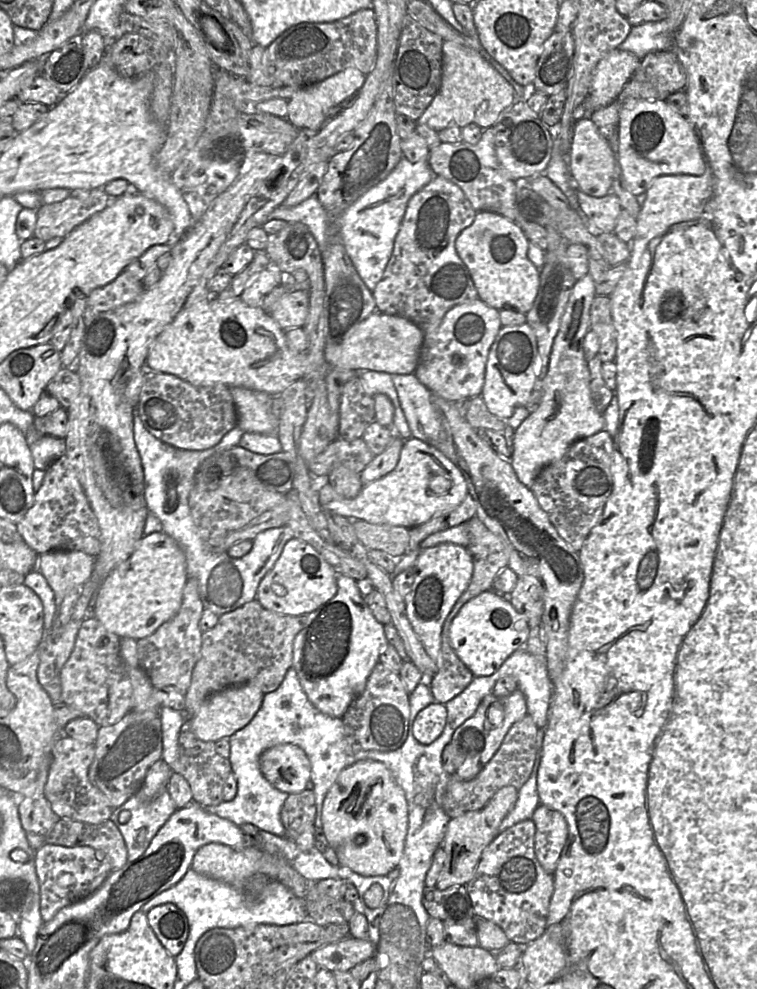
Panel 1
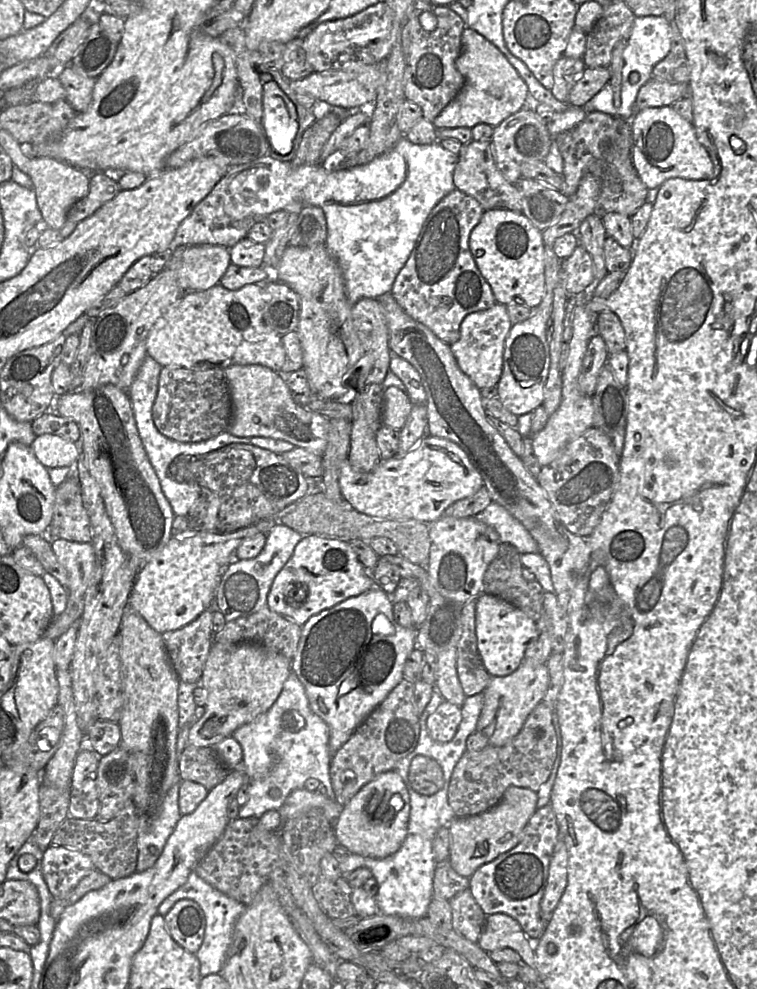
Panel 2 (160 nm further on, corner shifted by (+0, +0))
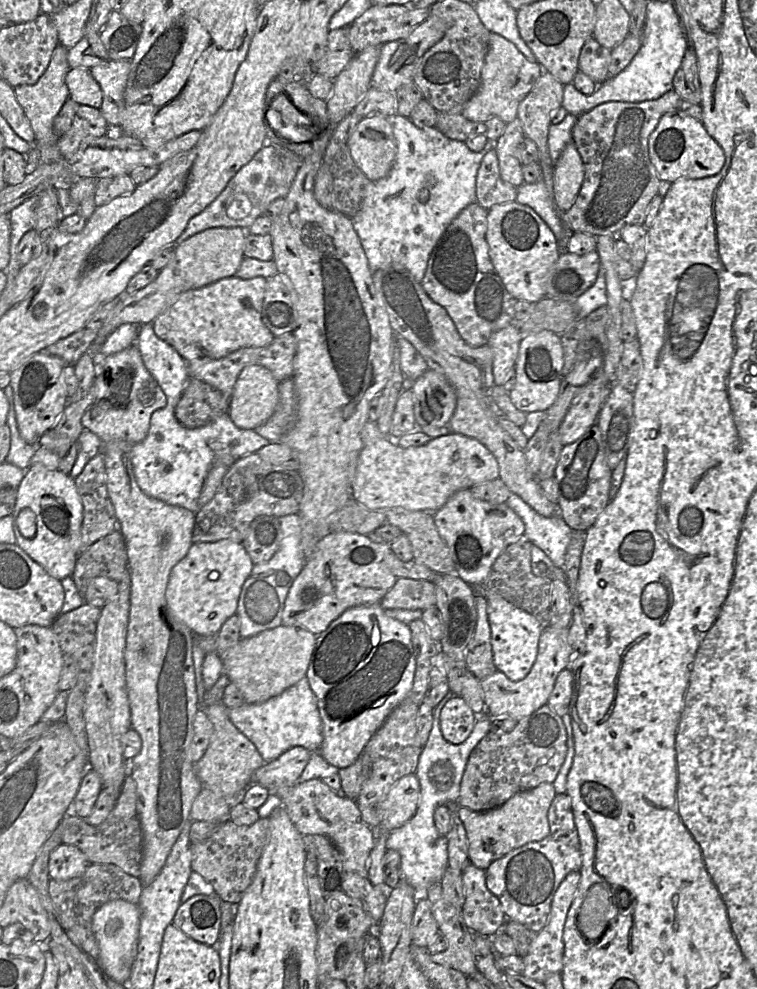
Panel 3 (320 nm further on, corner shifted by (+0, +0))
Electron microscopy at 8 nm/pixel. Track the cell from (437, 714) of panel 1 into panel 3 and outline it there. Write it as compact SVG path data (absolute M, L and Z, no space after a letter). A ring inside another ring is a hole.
M453 697L440 713L440 728L444 739L454 745L463 743L470 736L477 718L464 699Z

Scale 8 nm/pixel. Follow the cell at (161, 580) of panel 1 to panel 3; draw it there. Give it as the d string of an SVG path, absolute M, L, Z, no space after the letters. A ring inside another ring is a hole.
M223 539L216 542L193 543L187 555L172 569L165 599L170 615L191 629L194 635L216 636L224 622L236 614L243 584L254 567L242 543Z

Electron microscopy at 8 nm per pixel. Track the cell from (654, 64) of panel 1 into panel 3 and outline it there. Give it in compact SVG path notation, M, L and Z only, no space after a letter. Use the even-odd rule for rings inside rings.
M671 89L670 91L666 92L665 94L663 94L657 99L646 100L643 102L604 103L593 108L592 110L588 112L583 113L577 118L577 121L572 129L572 142L577 147L577 150L583 161L583 165L585 169L585 176L584 176L584 181L581 186L581 189L575 200L575 203L568 211L561 213L563 223L567 229L569 229L571 232L578 232L578 233L591 235L594 237L599 237L603 235L614 235L627 225L643 225L645 218L646 218L648 205L653 199L653 197L658 194L658 188L659 188L659 183L660 183L660 178L658 177L656 169L654 165L652 164L650 157L649 157L649 148L648 148L649 137L651 133L654 131L654 129L656 128L656 126L658 125L661 117L664 114L674 111L674 110L680 110L678 109L678 106L680 104L680 99L681 98L679 94L675 92L673 89Z

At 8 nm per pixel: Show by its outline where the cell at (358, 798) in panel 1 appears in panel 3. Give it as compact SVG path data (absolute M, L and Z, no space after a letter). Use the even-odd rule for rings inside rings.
M415 773L399 779L382 802L382 820L375 833L392 832L416 813L420 799L420 784Z

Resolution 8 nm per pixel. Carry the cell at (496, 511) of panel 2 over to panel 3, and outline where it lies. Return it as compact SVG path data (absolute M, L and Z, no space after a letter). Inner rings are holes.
M512 494L505 502L524 522L525 536L540 548L553 565L564 564L569 543L574 532L566 522L555 515L544 517L536 513L519 496Z

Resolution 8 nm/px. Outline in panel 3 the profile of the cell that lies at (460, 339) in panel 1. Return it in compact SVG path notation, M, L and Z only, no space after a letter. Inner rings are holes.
M515 323L493 333L488 346L493 350L493 376L495 386L512 383L522 334Z

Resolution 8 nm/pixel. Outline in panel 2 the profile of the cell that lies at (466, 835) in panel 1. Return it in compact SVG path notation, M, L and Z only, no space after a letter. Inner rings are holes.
M510 787L502 800L492 809L477 816L455 818L449 825L450 852L448 861L452 868L468 879L483 864L510 851L521 841L522 833L537 810L537 792L526 788Z

